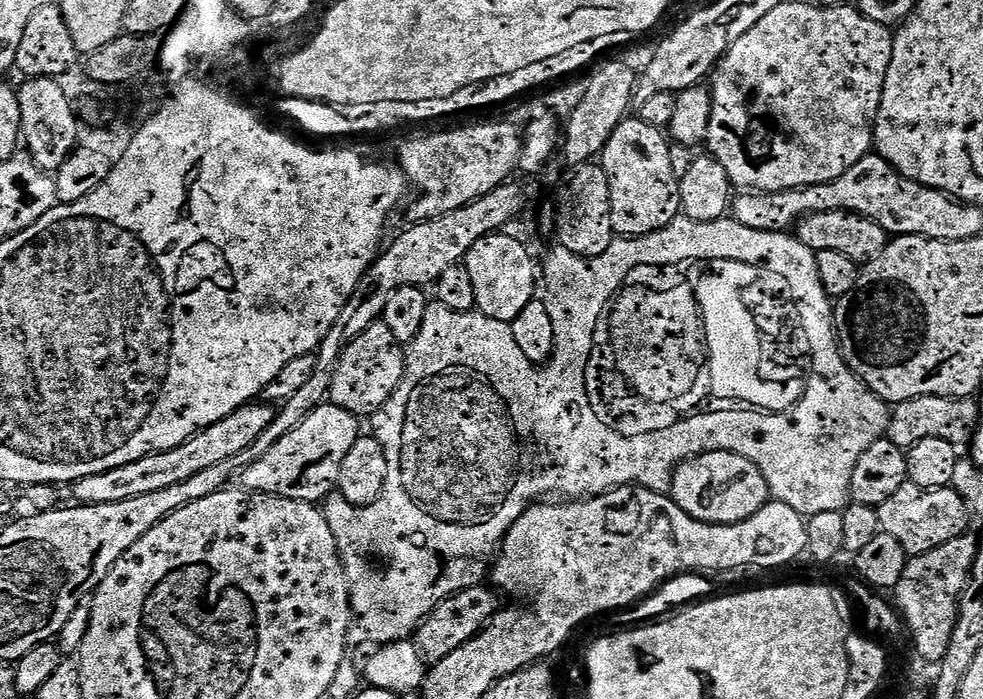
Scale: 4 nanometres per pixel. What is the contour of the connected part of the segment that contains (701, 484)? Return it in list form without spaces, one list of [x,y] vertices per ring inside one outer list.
[[[703,452],[701,456],[692,457],[691,461],[689,468],[684,468],[682,473],[682,498],[675,500],[679,508],[690,514],[690,518],[707,524],[737,524],[746,522],[746,518],[754,518],[762,506],[770,503],[766,478],[750,458],[742,458],[742,454],[733,452]]]

